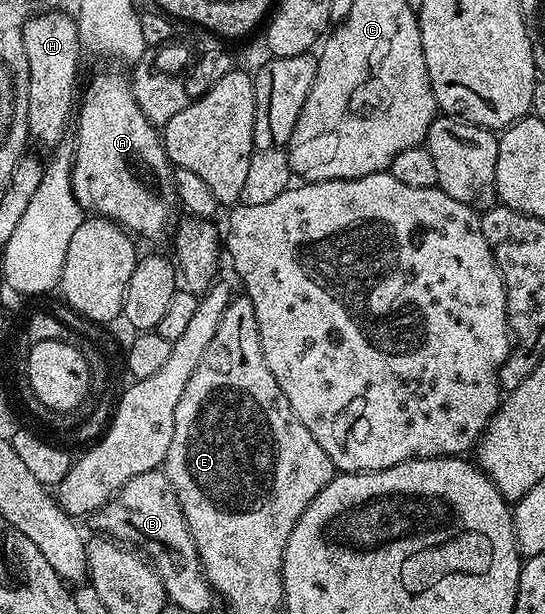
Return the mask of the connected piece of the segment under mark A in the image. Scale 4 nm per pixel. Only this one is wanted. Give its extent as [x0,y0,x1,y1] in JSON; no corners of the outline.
[71,69,181,239]

